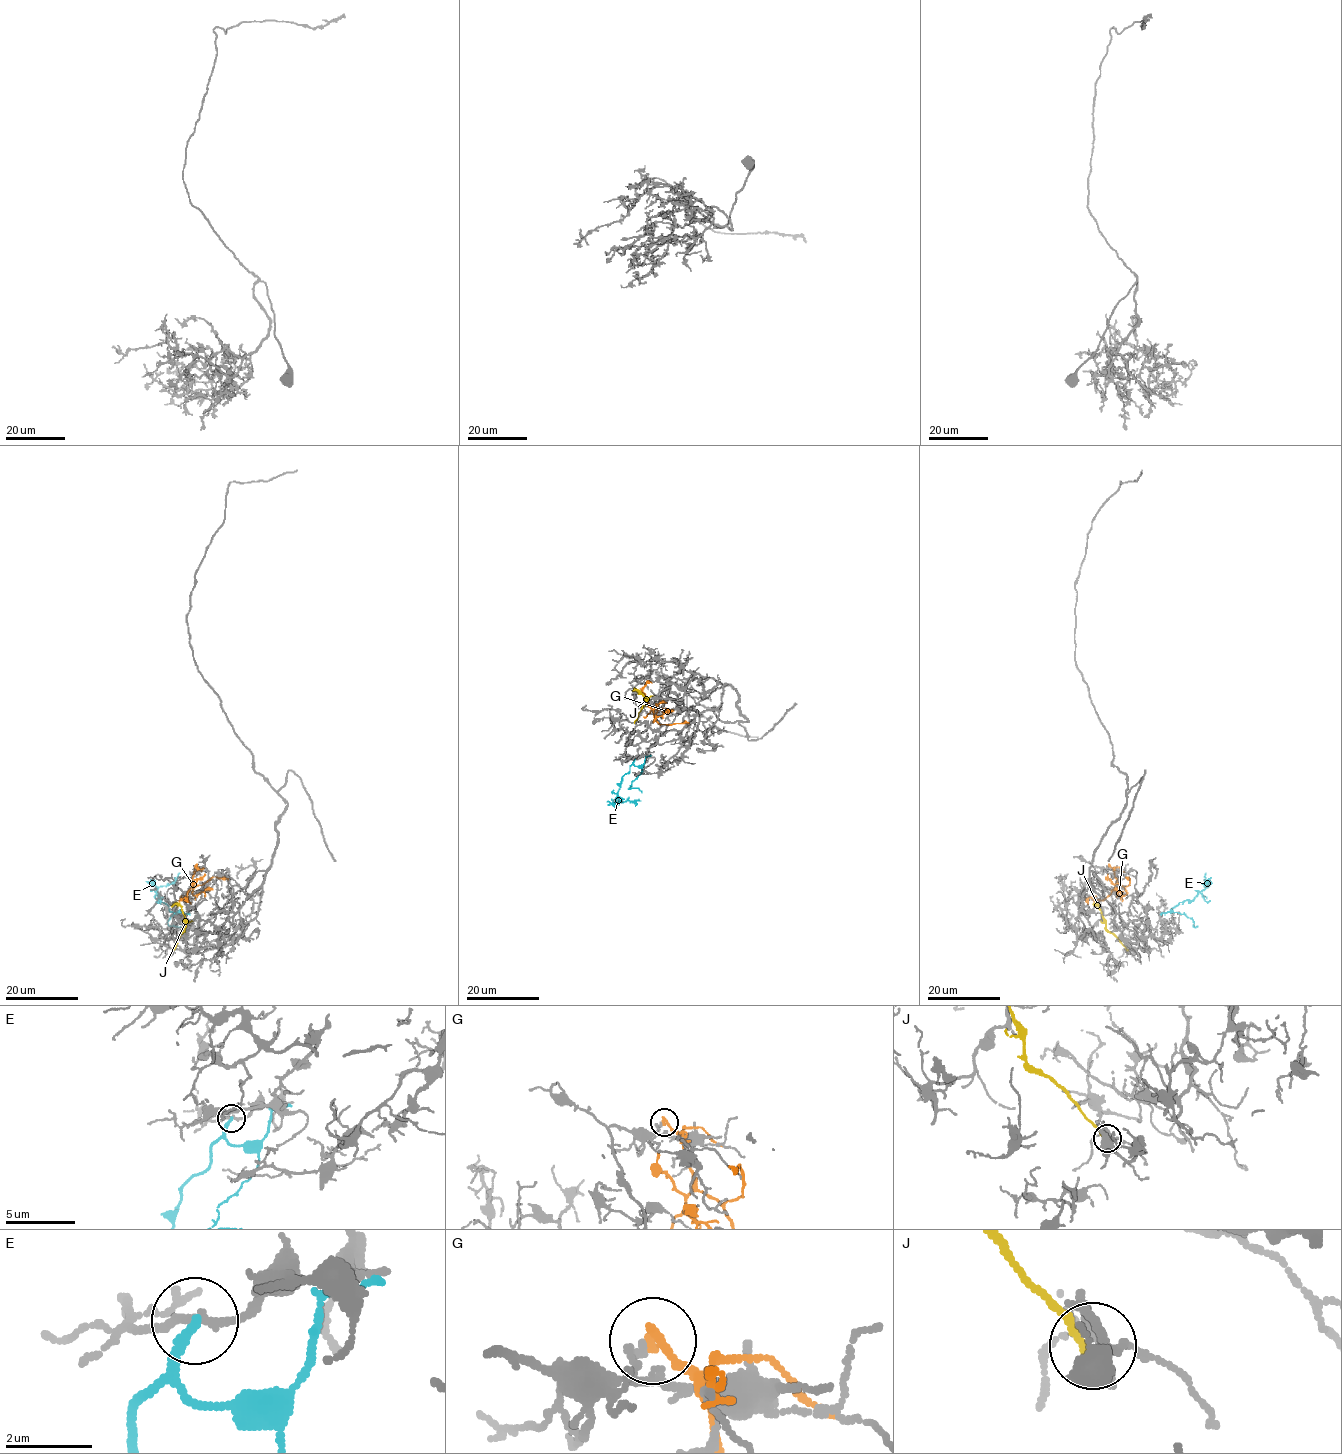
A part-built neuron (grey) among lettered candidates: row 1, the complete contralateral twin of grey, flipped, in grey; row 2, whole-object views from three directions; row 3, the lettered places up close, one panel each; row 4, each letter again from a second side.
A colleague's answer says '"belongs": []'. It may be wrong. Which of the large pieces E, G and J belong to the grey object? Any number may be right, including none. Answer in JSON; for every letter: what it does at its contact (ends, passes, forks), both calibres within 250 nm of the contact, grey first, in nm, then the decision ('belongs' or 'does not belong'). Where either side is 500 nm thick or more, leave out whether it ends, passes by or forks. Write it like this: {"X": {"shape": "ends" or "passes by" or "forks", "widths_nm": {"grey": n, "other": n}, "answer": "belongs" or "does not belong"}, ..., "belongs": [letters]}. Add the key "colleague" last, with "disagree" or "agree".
{"E": {"shape": "ends", "widths_nm": {"grey": 180, "other": 190}, "answer": "does not belong"}, "G": {"shape": "ends", "widths_nm": {"grey": 140, "other": 200}, "answer": "does not belong"}, "J": {"shape": "ends", "widths_nm": {"grey": 180, "other": 170}, "answer": "does not belong"}, "belongs": [], "colleague": "agree"}

